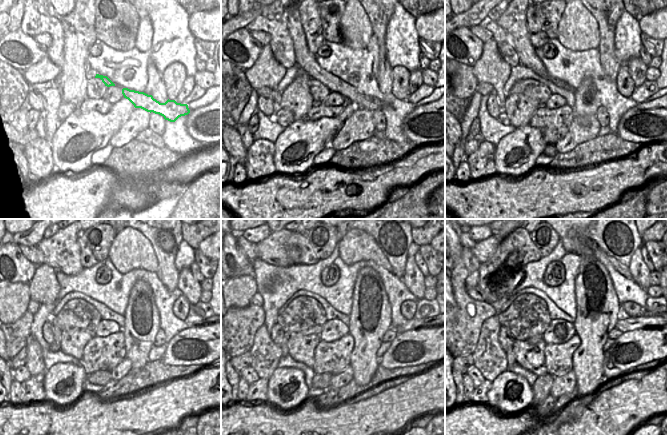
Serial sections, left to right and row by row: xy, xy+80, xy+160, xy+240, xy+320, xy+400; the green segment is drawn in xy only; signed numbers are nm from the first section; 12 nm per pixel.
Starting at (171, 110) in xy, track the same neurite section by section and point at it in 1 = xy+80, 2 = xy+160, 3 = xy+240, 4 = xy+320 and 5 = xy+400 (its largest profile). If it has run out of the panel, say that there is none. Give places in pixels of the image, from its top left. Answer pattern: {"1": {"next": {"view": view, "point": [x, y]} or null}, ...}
{"1": {"next": {"view": "xy+80", "point": [305, 60]}}, "2": {"next": {"view": "xy+160", "point": [513, 20]}}, "3": {"next": {"view": "xy+240", "point": [61, 252]}}, "4": {"next": {"view": "xy+320", "point": [273, 250]}}, "5": {"next": {"view": "xy+400", "point": [484, 250]}}}

